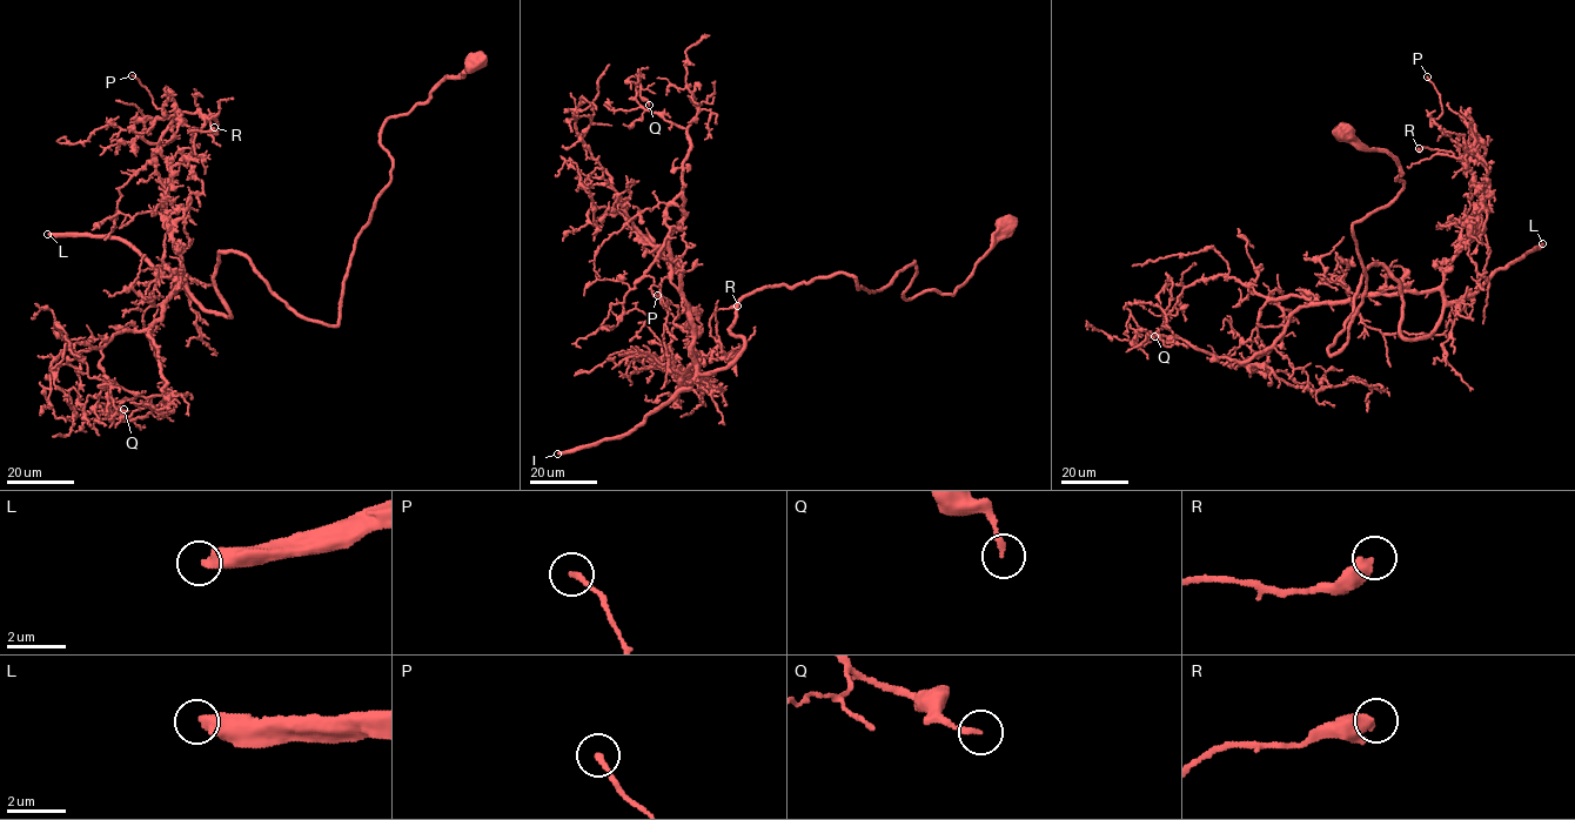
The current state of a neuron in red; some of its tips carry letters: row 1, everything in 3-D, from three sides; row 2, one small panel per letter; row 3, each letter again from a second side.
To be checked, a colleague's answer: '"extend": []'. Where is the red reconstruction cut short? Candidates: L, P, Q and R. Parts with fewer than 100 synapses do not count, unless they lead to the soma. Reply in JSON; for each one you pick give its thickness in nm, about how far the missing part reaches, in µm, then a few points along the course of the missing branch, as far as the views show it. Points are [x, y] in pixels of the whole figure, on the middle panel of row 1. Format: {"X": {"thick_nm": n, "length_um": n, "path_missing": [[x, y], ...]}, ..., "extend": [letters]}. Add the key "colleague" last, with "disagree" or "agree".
{"L": {"thick_nm": 480, "length_um": 200}, "extend": ["L"], "colleague": "disagree"}

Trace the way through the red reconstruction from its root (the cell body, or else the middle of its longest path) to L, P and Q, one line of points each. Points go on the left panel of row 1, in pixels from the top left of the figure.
L: (474, 66), (386, 120), (390, 183), (336, 324), (238, 253), (213, 279), (230, 316), (119, 240), (47, 234)
P: (474, 66), (386, 120), (335, 324), (222, 250), (230, 316), (198, 302), (132, 75)
Q: (474, 66), (386, 120), (336, 324), (222, 250), (230, 316), (181, 271), (167, 401), (109, 382), (124, 409)

